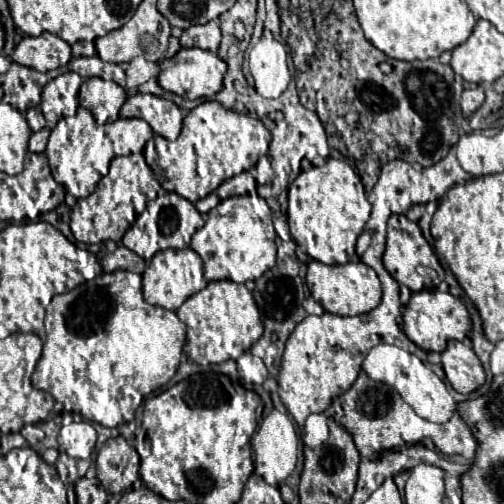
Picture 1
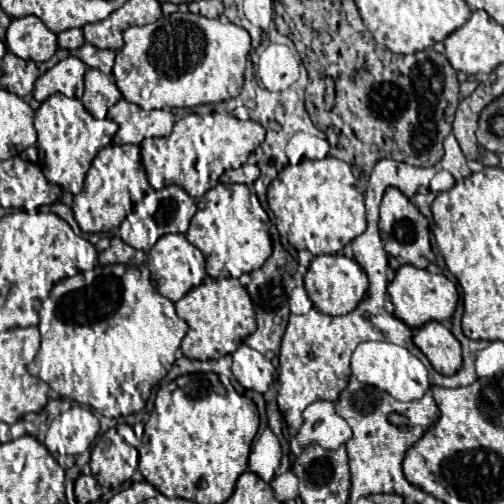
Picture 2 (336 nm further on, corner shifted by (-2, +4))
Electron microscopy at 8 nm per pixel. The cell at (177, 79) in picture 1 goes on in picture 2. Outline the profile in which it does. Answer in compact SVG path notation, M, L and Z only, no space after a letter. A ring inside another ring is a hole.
M175 12L159 18L155 24L127 28L123 32L123 40L125 44L117 52L113 66L115 84L127 102L133 102L143 110L193 108L201 104L225 102L239 96L243 88L243 72L247 66L247 54L251 50L251 36L245 28L233 22L221 22L191 12Z

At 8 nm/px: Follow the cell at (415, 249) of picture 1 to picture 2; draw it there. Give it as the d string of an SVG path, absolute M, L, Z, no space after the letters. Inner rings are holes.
M389 186L385 190L383 202L381 202L381 240L385 244L385 252L399 260L399 264L411 264L417 268L427 268L435 260L431 252L431 240L429 240L429 222L427 218L417 210L417 206L399 190Z

